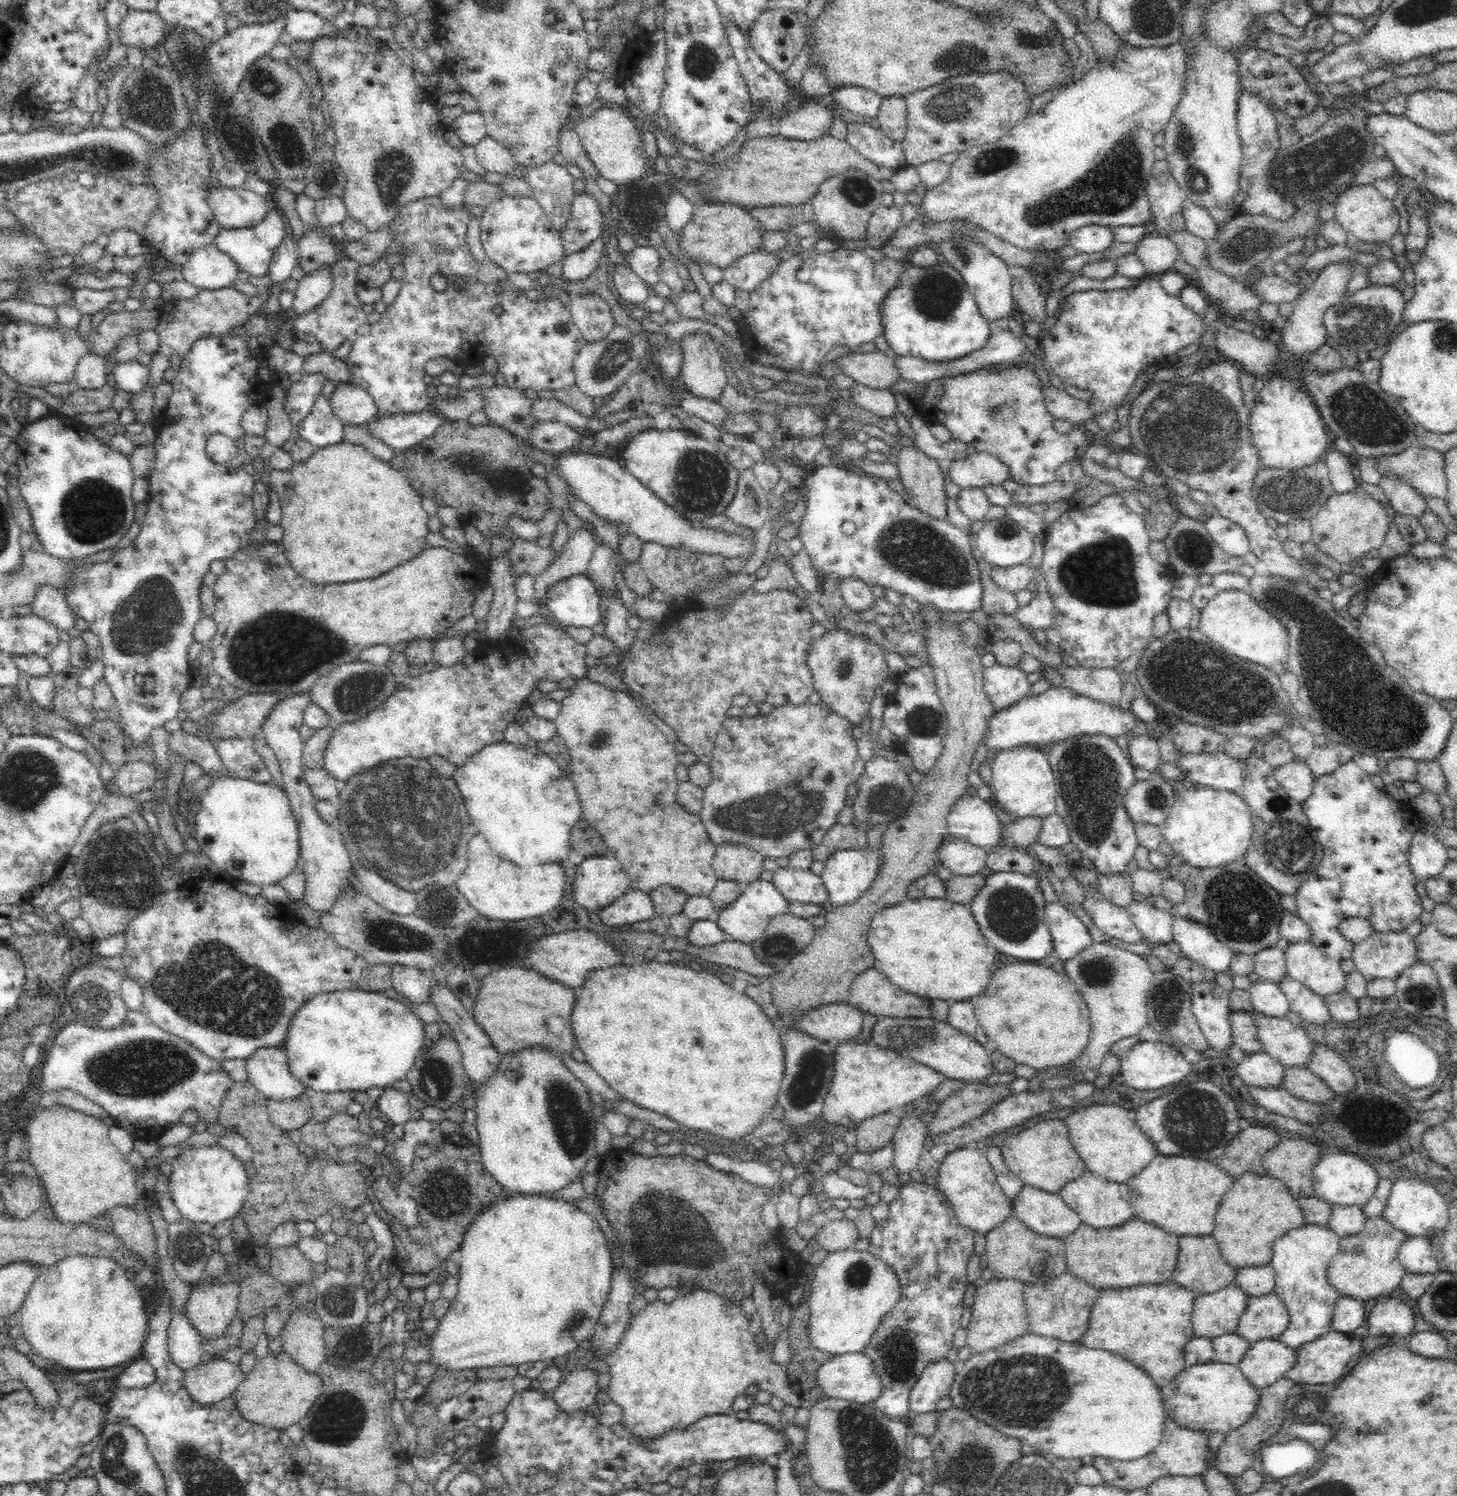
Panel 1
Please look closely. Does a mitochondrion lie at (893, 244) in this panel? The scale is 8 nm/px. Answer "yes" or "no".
no

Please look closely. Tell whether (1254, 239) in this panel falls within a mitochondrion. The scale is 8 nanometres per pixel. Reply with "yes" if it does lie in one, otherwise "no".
yes

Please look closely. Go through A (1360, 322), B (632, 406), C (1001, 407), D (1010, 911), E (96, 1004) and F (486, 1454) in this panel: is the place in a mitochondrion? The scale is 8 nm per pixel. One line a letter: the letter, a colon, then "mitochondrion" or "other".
A: mitochondrion
B: other
C: mitochondrion
D: mitochondrion
E: mitochondrion
F: other

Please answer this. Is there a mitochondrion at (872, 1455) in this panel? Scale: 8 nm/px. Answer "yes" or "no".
yes

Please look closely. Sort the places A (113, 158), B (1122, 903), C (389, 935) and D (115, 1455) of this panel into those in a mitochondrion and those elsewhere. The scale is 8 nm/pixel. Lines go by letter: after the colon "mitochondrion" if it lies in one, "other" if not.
A: mitochondrion
B: other
C: mitochondrion
D: mitochondrion

